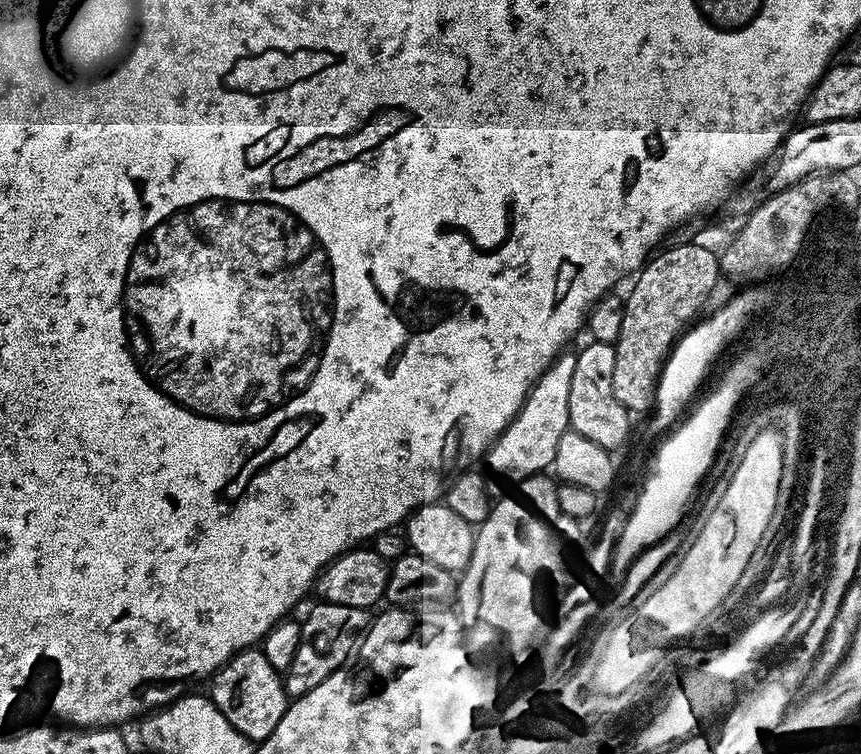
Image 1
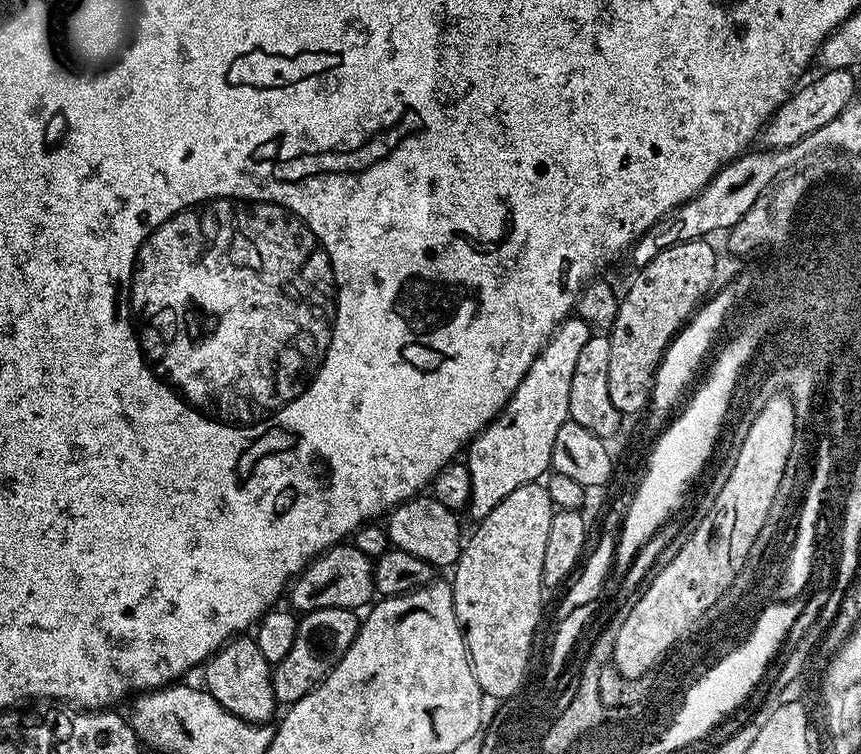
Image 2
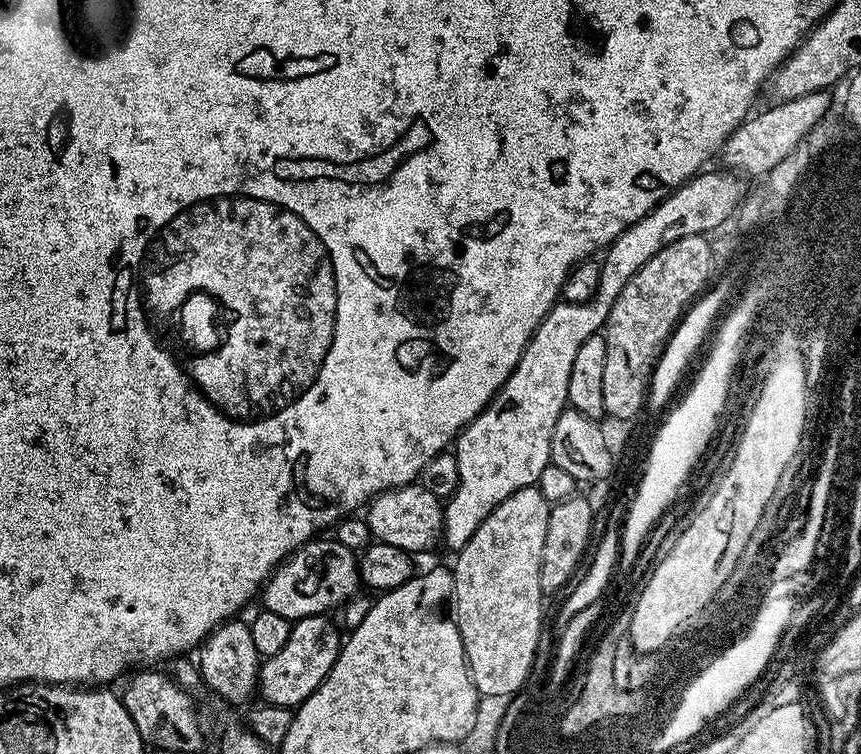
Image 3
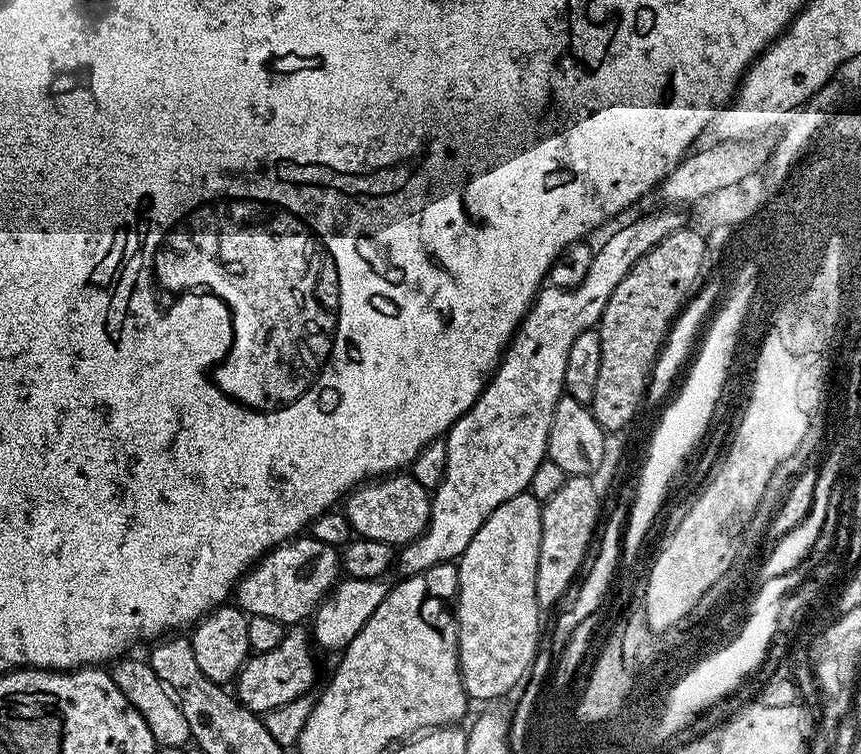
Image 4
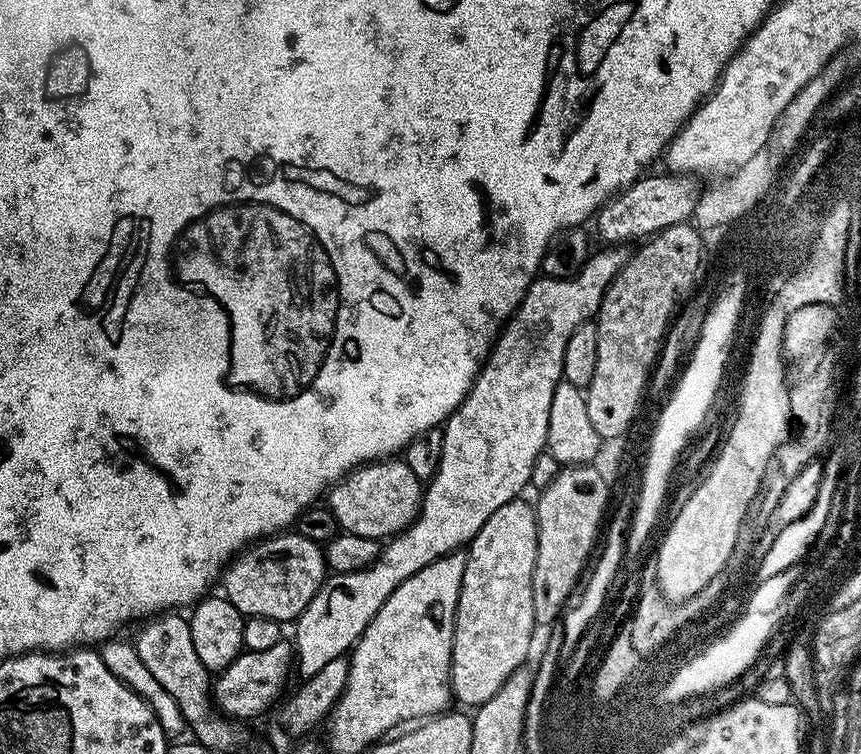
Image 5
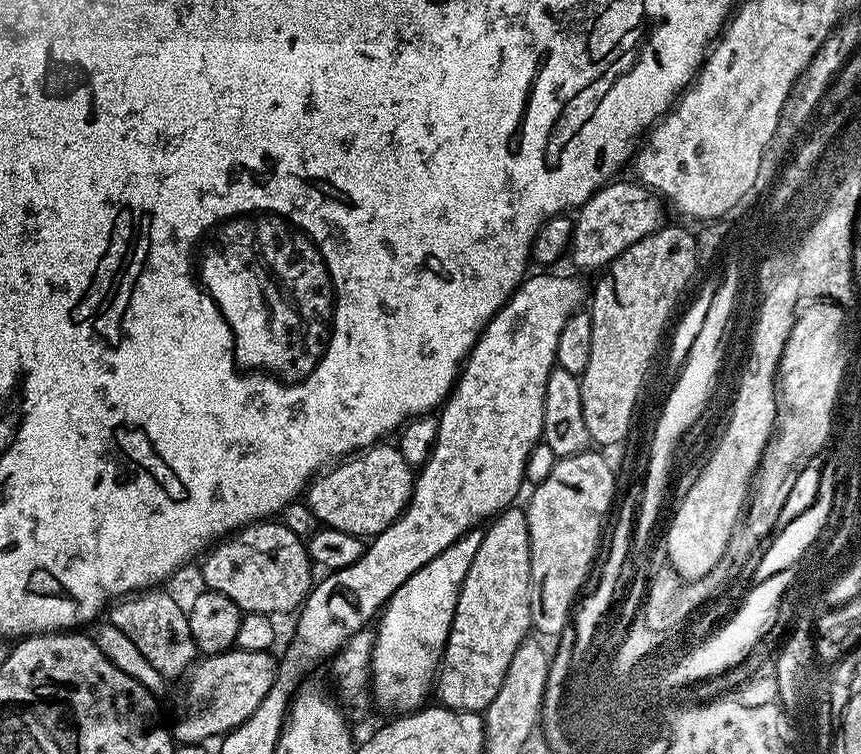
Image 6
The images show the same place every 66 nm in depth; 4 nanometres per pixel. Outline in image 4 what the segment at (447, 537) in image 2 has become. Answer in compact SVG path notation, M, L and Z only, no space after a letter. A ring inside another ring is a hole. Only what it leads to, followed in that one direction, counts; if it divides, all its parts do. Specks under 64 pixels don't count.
M389 474L365 482L347 497L347 503L346 515L357 537L374 542L386 542L393 546L403 546L411 540L417 540L428 529L428 519L432 514L432 497L429 489L418 486L418 482L410 474Z

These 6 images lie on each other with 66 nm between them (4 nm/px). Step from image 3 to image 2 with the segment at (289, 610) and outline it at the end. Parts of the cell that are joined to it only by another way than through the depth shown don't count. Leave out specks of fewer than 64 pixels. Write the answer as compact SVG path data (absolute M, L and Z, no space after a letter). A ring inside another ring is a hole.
M341 542L327 548L319 556L312 559L311 564L292 581L290 585L290 596L292 592L291 607L297 613L311 612L313 608L351 608L353 610L363 609L373 603L377 595L374 586L373 557L362 554L350 542Z

